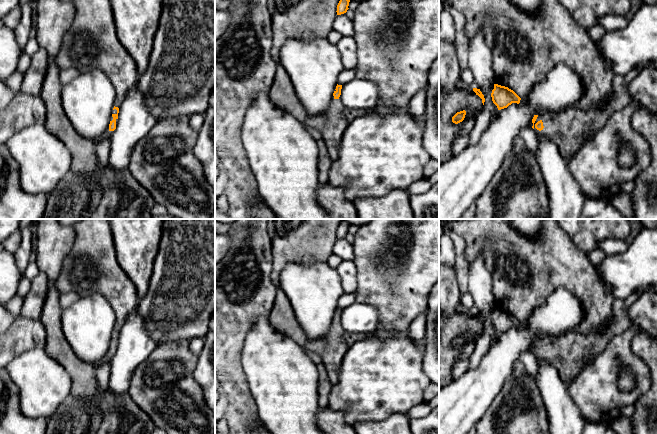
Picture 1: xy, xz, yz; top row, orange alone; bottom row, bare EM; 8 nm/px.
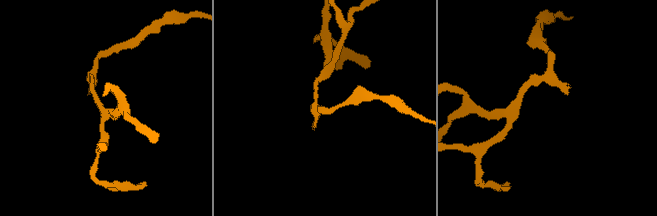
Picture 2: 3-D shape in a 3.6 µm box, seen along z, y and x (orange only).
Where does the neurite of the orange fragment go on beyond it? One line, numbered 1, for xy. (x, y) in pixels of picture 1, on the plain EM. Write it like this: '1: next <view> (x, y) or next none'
1: next xy (107, 358)

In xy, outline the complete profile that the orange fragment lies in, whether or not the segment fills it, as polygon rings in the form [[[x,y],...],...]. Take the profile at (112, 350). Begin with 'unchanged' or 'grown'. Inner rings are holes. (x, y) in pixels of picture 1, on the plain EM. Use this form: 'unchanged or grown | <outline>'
grown | [[[114,330],[113,335],[112,335],[112,340],[110,342],[109,351],[97,364],[93,365],[95,368],[99,367],[101,364],[105,362],[111,361],[118,347],[118,337],[119,337],[119,332]]]

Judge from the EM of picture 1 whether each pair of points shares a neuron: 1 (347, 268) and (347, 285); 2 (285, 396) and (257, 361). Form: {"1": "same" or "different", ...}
{"1": "same", "2": "same"}

